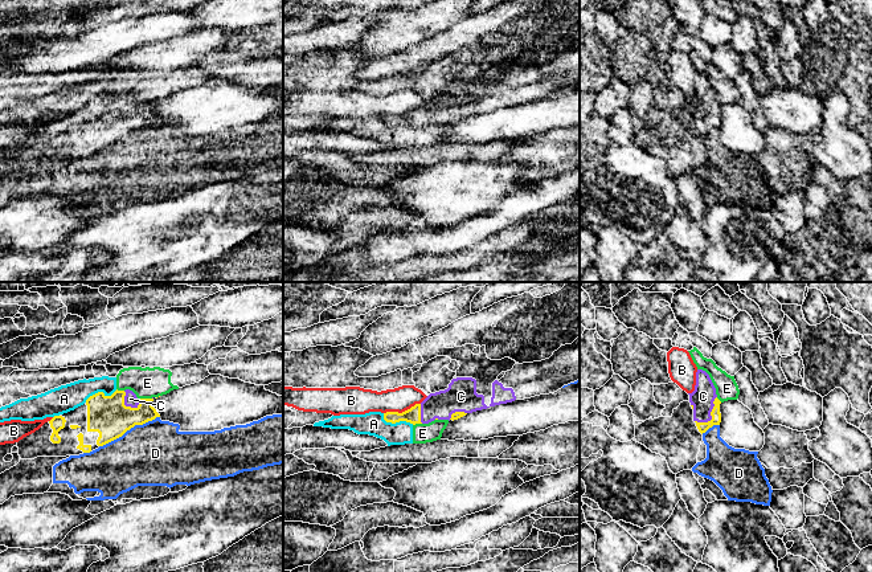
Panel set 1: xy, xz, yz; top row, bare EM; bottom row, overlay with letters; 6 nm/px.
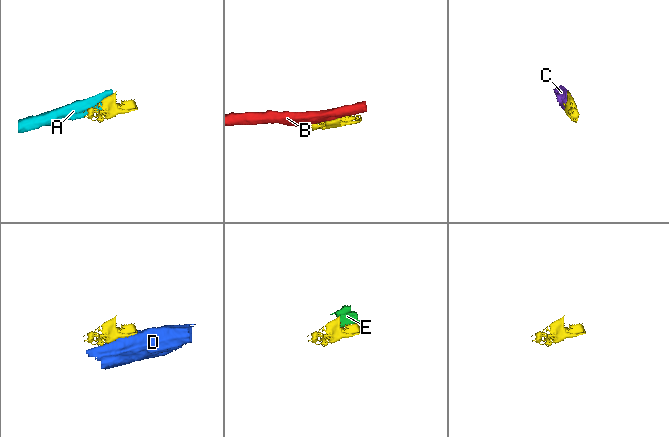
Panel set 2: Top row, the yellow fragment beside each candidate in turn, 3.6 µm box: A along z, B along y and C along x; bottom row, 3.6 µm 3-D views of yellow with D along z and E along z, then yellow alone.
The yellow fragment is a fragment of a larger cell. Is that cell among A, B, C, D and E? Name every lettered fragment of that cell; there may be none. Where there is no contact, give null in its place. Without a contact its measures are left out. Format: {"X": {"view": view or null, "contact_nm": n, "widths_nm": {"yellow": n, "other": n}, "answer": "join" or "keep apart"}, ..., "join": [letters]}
{"A": {"view": "xz", "contact_nm": 200, "widths_nm": {"yellow": 90, "other": 140}, "answer": "keep apart"}, "B": {"view": "xz", "contact_nm": 240, "widths_nm": {"yellow": 90, "other": 150}, "answer": "keep apart"}, "C": {"view": "yz", "contact_nm": 200, "widths_nm": {"yellow": 60, "other": 140}, "answer": "join"}, "D": {"view": "xy", "contact_nm": 420, "widths_nm": {"yellow": 240, "other": 380}, "answer": "keep apart"}, "E": {"view": "xy", "contact_nm": 90, "widths_nm": {"yellow": 240, "other": 190}, "answer": "keep apart"}, "join": ["C"]}

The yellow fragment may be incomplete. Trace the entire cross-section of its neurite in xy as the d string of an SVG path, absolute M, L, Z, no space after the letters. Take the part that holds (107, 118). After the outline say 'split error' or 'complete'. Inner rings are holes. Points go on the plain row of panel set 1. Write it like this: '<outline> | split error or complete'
M116 93L111 99L98 95L83 109L54 119L19 146L0 148L0 177L21 163L90 156L122 140L135 128L160 120L152 105L153 101L138 102L130 93Z | split error

